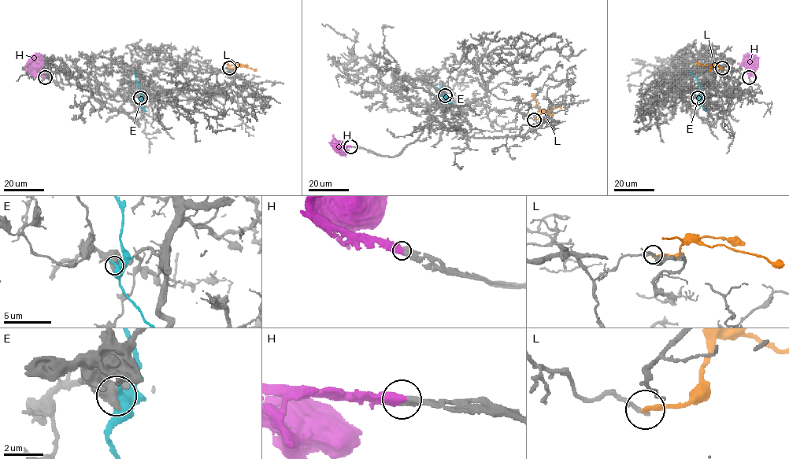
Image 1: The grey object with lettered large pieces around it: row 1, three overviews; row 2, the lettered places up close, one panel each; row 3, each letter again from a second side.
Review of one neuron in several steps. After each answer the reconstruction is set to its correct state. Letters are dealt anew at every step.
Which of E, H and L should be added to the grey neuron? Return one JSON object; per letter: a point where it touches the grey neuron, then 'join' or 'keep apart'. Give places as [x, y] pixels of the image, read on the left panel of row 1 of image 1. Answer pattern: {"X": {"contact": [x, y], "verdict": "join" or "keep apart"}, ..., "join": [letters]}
{"E": {"contact": [140, 98], "verdict": "keep apart"}, "H": {"contact": [45, 77], "verdict": "join"}, "L": {"contact": [229, 68], "verdict": "keep apart"}, "join": ["H"]}

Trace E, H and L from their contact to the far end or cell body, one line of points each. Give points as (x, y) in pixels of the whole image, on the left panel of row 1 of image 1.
E: (140, 98), (141, 90), (135, 71)
H: (45, 77), (32, 75), (38, 68), (38, 53), (39, 55)
L: (229, 68), (238, 65), (257, 70)

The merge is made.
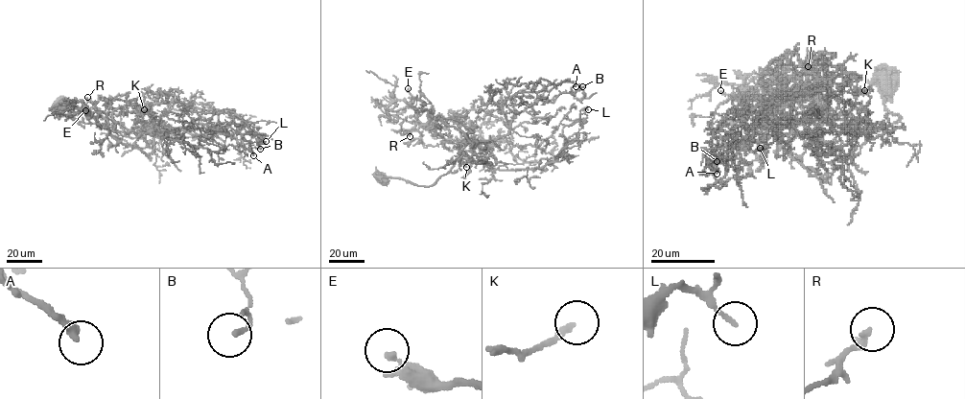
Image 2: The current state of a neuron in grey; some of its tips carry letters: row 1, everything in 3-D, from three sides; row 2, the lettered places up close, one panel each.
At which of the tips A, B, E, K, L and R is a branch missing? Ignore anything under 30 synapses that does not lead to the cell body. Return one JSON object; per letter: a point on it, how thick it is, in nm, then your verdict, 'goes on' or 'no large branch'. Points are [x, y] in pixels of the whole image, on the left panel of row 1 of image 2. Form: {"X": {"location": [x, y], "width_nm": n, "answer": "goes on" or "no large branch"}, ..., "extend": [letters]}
{"A": {"location": [253, 155], "width_nm": 380, "answer": "no large branch"}, "B": {"location": [260, 149], "width_nm": 150, "answer": "no large branch"}, "E": {"location": [85, 110], "width_nm": 320, "answer": "no large branch"}, "K": {"location": [144, 109], "width_nm": 200, "answer": "no large branch"}, "L": {"location": [266, 141], "width_nm": 130, "answer": "no large branch"}, "R": {"location": [87, 97], "width_nm": 240, "answer": "no large branch"}, "extend": []}

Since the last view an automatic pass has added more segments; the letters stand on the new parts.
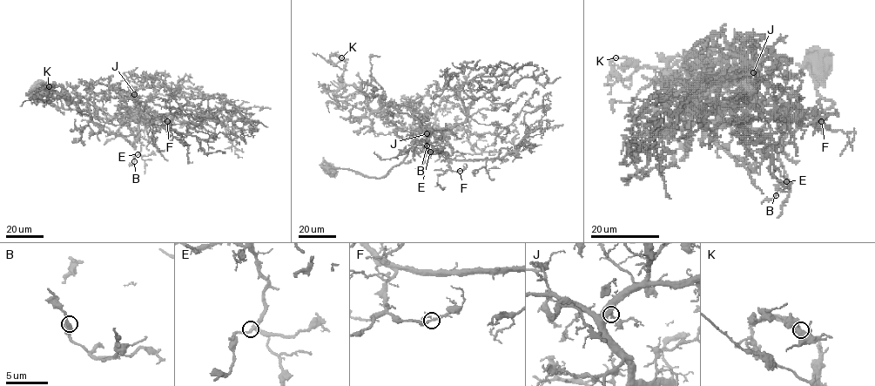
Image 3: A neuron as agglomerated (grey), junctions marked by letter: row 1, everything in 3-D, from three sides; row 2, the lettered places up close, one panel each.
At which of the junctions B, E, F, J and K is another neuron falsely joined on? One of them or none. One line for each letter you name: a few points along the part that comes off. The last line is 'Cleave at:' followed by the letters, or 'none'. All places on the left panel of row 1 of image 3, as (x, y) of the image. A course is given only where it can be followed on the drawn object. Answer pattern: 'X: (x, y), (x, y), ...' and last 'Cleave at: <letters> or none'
Cleave at: none

